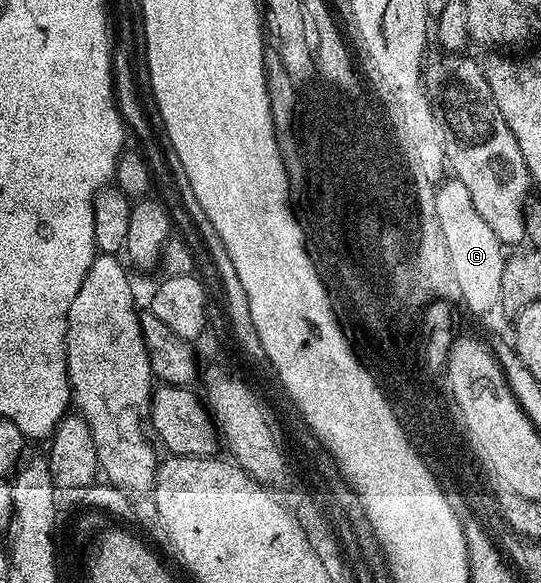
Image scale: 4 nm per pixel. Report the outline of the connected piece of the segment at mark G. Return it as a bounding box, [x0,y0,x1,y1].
[435,178,507,312]

